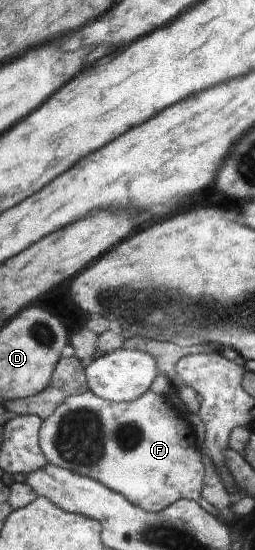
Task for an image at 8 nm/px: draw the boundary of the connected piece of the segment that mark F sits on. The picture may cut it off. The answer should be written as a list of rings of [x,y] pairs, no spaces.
[[[89,389],[85,393],[70,395],[43,420],[40,436],[48,464],[90,476],[145,511],[158,512],[178,499],[196,501],[202,497],[204,465],[197,449],[195,430],[172,400],[152,390],[127,403],[101,399]]]

